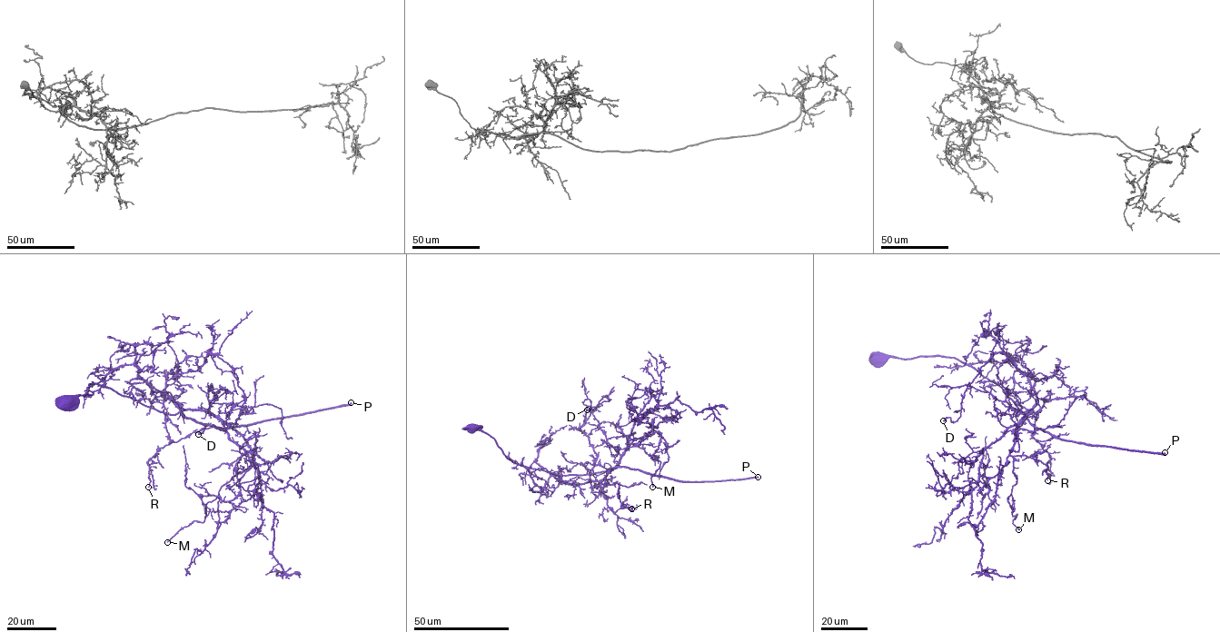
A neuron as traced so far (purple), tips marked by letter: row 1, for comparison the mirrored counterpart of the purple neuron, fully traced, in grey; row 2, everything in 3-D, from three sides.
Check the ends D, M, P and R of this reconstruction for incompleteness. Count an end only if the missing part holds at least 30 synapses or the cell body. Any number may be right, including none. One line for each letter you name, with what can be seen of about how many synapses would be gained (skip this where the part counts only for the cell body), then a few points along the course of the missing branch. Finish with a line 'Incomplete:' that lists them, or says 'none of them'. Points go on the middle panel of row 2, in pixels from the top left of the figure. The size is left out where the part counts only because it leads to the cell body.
P: about 1000 synapses
Incomplete: P

